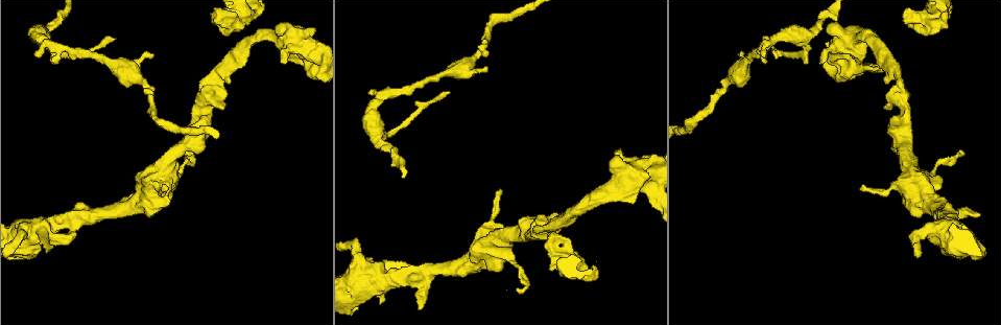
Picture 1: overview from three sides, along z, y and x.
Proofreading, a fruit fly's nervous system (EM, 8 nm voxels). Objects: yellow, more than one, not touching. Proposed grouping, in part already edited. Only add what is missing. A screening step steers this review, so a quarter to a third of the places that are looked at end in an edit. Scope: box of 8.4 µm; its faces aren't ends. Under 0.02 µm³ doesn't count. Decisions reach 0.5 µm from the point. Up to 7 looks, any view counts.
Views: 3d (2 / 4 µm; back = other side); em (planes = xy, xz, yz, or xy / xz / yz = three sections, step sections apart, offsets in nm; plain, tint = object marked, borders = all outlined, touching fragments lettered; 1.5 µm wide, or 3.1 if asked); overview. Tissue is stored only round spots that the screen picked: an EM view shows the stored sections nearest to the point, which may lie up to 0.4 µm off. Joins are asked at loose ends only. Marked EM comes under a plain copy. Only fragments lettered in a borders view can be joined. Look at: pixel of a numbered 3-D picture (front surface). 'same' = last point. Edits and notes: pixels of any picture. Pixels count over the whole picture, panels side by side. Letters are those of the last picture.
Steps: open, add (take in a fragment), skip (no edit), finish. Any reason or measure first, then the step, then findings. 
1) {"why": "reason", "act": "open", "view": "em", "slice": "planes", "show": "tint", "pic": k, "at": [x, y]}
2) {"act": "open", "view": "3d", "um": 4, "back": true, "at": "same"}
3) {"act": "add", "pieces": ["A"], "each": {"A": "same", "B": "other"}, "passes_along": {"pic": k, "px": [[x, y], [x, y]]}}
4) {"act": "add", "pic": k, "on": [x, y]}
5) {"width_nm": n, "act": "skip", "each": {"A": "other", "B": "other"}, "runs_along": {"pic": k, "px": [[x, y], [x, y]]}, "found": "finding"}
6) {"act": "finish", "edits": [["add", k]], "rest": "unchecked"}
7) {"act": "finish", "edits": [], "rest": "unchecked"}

{"why": "free end", "act": "open", "view": "3d", "um": 4, "pic": 1, "at": [447, 92]}

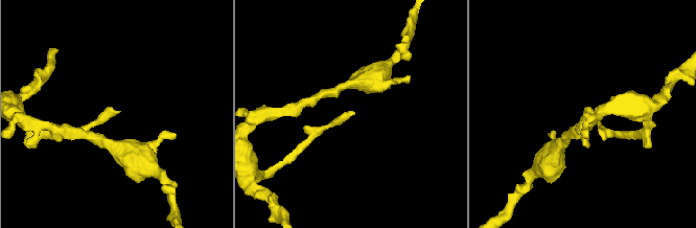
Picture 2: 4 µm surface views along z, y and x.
{"act": "open", "view": "em", "slice": "planes", "show": "borders", "pic": 2, "at": [354, 113]}

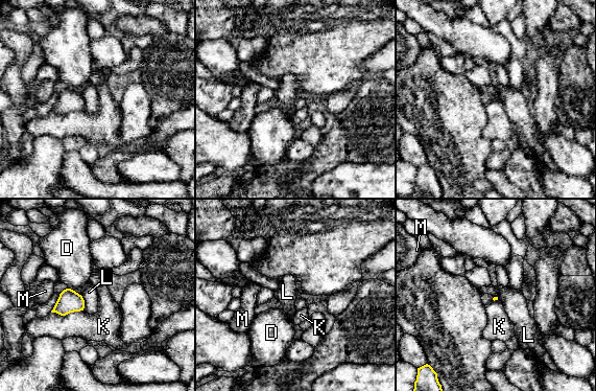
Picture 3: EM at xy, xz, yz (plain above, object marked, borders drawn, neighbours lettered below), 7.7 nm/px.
{"act": "skip", "each": {"D": "other", "K": "other", "L": "other", "M": "other"}, "border": {"pic": 3, "px": [[82, 309], [65, 315], [51, 313]]}, "found": "no lettered fragment goes on from it"}

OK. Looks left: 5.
{"why": "free end", "act": "open", "view": "em", "slice": "planes", "show": "borders", "pic": 1, "at": [149, 217]}

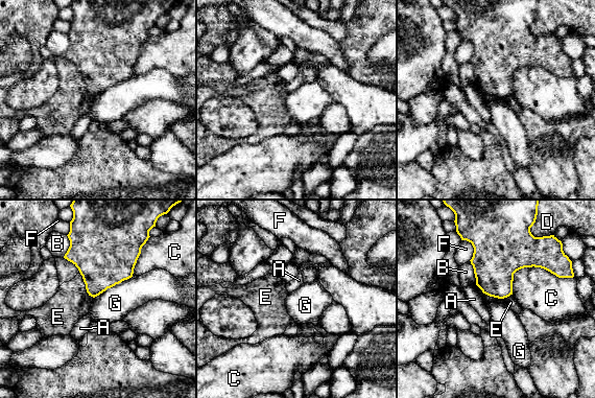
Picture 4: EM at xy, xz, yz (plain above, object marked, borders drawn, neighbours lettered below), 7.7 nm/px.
{"longest_contact_nm": ["C", 440], "act": "skip", "each": {"A": "other", "B": "other", "C": "other", "D": "other", "E": "other", "F": "other", "G": "other"}, "border": {"pic": 4, "px": [[133, 276], [108, 287], [93, 298]]}, "found": "none of them fits"}

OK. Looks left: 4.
{"why": "free end", "act": "open", "view": "3d", "um": 4, "pic": 1, "at": [911, 27]}

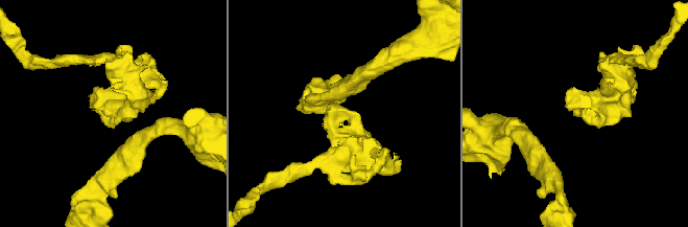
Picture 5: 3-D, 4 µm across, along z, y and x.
{"act": "open", "view": "em", "slice": "yz", "step": 8, "show": "borders", "pic": 5, "at": [340, 114]}

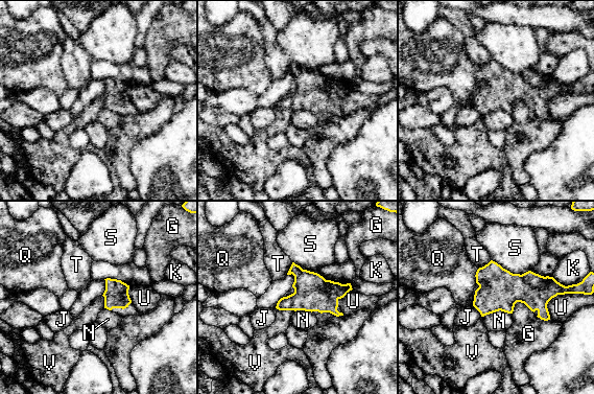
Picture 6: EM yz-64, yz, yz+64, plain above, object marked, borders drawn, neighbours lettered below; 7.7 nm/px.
{"width_nm": 180, "act": "skip", "each": {"G": "other", "J": "other", "K": "other", "N": "other", "Q": "other", "S": "other", "T": "other", "U": "other", "V": "other"}, "border": {"pic": 6, "px": [[472, 305], [481, 316]]}, "found": "no lettered fragment goes on from it"}

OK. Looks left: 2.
{"act": "finish", "edits": [], "rest": "unchecked"}

